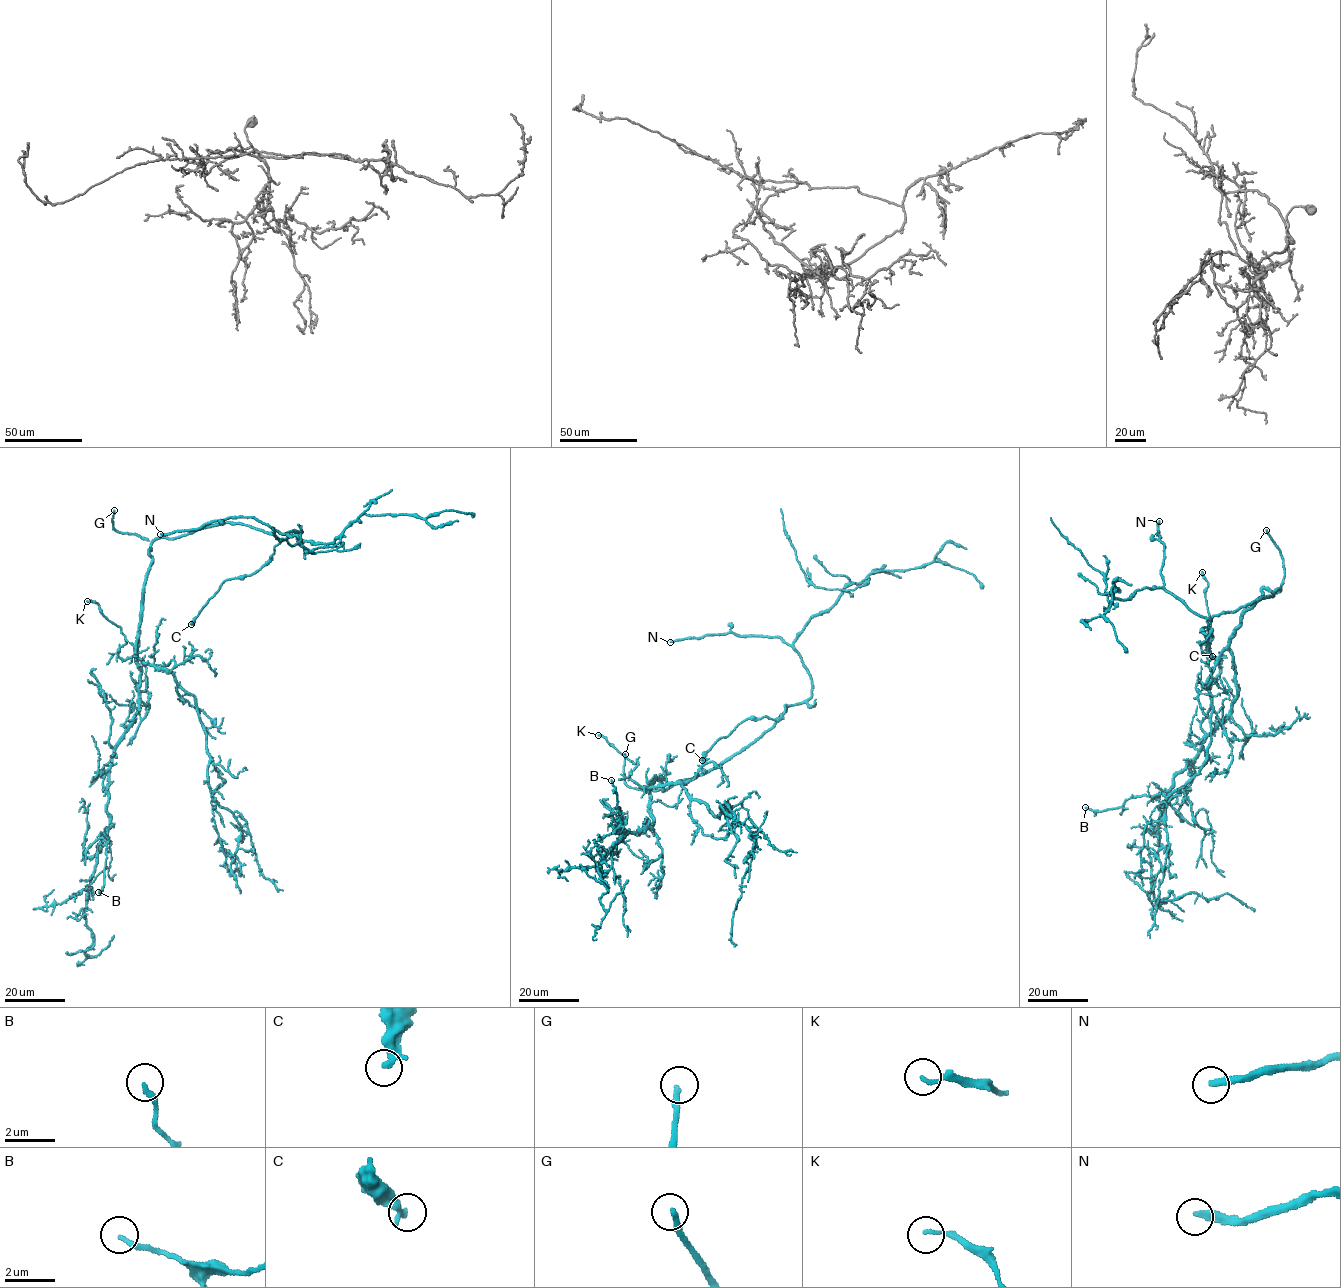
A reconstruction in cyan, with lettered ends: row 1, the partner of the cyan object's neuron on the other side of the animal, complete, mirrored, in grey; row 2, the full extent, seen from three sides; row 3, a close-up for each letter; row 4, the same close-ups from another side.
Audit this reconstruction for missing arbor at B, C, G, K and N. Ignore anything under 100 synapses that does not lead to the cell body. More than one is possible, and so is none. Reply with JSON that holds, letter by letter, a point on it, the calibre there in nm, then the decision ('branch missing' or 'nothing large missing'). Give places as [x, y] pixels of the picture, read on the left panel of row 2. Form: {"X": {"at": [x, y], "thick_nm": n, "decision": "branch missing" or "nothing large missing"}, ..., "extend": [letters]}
{"B": {"at": [98, 892], "thick_nm": 200, "decision": "nothing large missing"}, "C": {"at": [191, 624], "thick_nm": 360, "decision": "nothing large missing"}, "G": {"at": [114, 510], "thick_nm": 240, "decision": "branch missing"}, "K": {"at": [87, 601], "thick_nm": 130, "decision": "nothing large missing"}, "N": {"at": [160, 534], "thick_nm": 280, "decision": "branch missing"}, "extend": ["G", "N"]}

